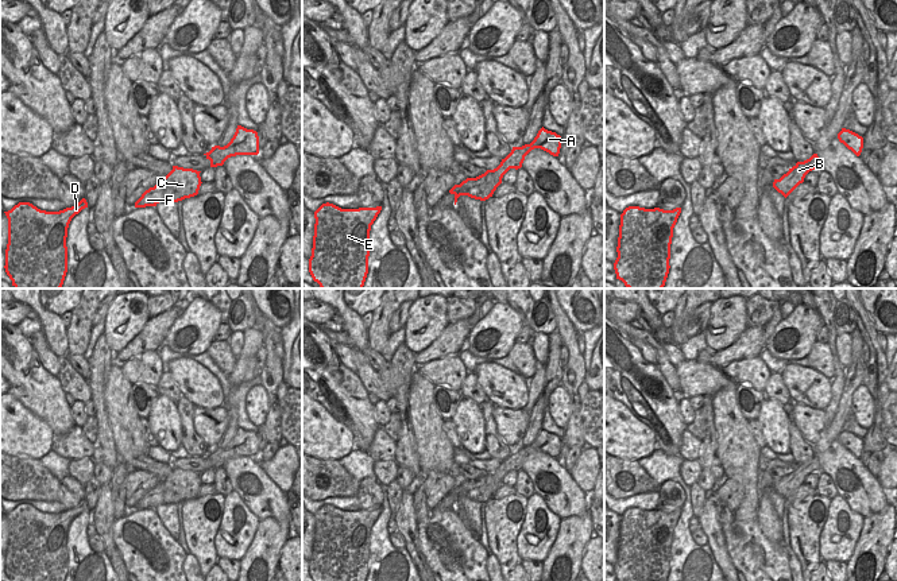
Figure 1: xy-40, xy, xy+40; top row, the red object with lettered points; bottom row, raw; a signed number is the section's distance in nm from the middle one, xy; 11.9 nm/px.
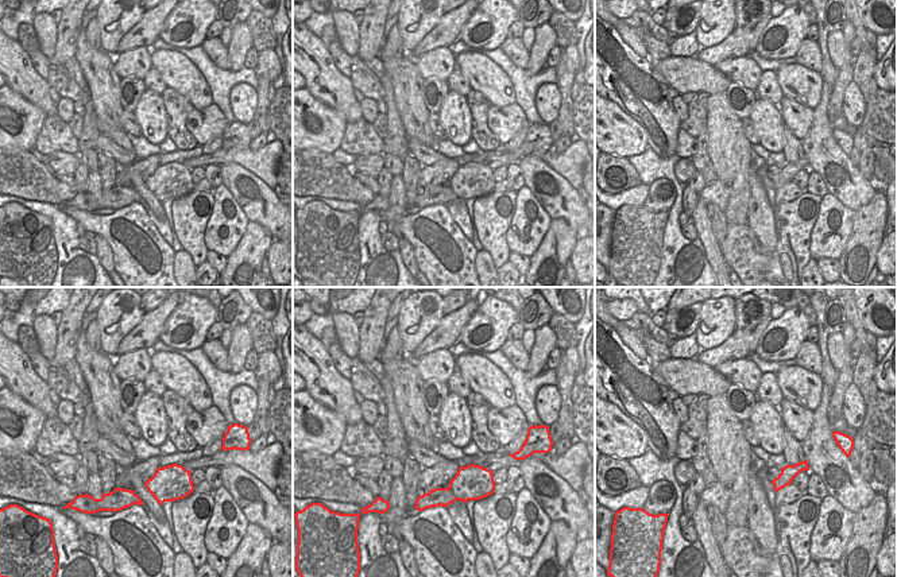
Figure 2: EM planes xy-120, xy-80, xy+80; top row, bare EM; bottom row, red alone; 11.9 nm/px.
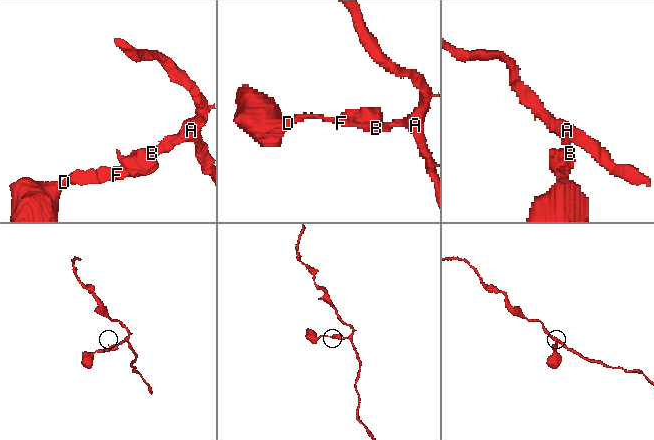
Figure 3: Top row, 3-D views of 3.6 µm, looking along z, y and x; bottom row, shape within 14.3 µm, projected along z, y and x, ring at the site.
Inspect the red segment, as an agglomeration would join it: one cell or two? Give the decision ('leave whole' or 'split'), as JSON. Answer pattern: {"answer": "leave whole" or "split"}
{"answer": "split"}

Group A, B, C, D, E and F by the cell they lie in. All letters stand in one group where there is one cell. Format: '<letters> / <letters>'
A B D E F / C

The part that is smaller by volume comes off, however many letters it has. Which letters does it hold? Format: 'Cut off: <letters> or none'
Cut off: C

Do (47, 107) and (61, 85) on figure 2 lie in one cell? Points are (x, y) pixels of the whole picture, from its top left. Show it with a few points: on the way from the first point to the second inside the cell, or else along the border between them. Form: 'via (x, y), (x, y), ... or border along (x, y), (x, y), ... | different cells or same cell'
border along (46, 81), (50, 86) | different cells

